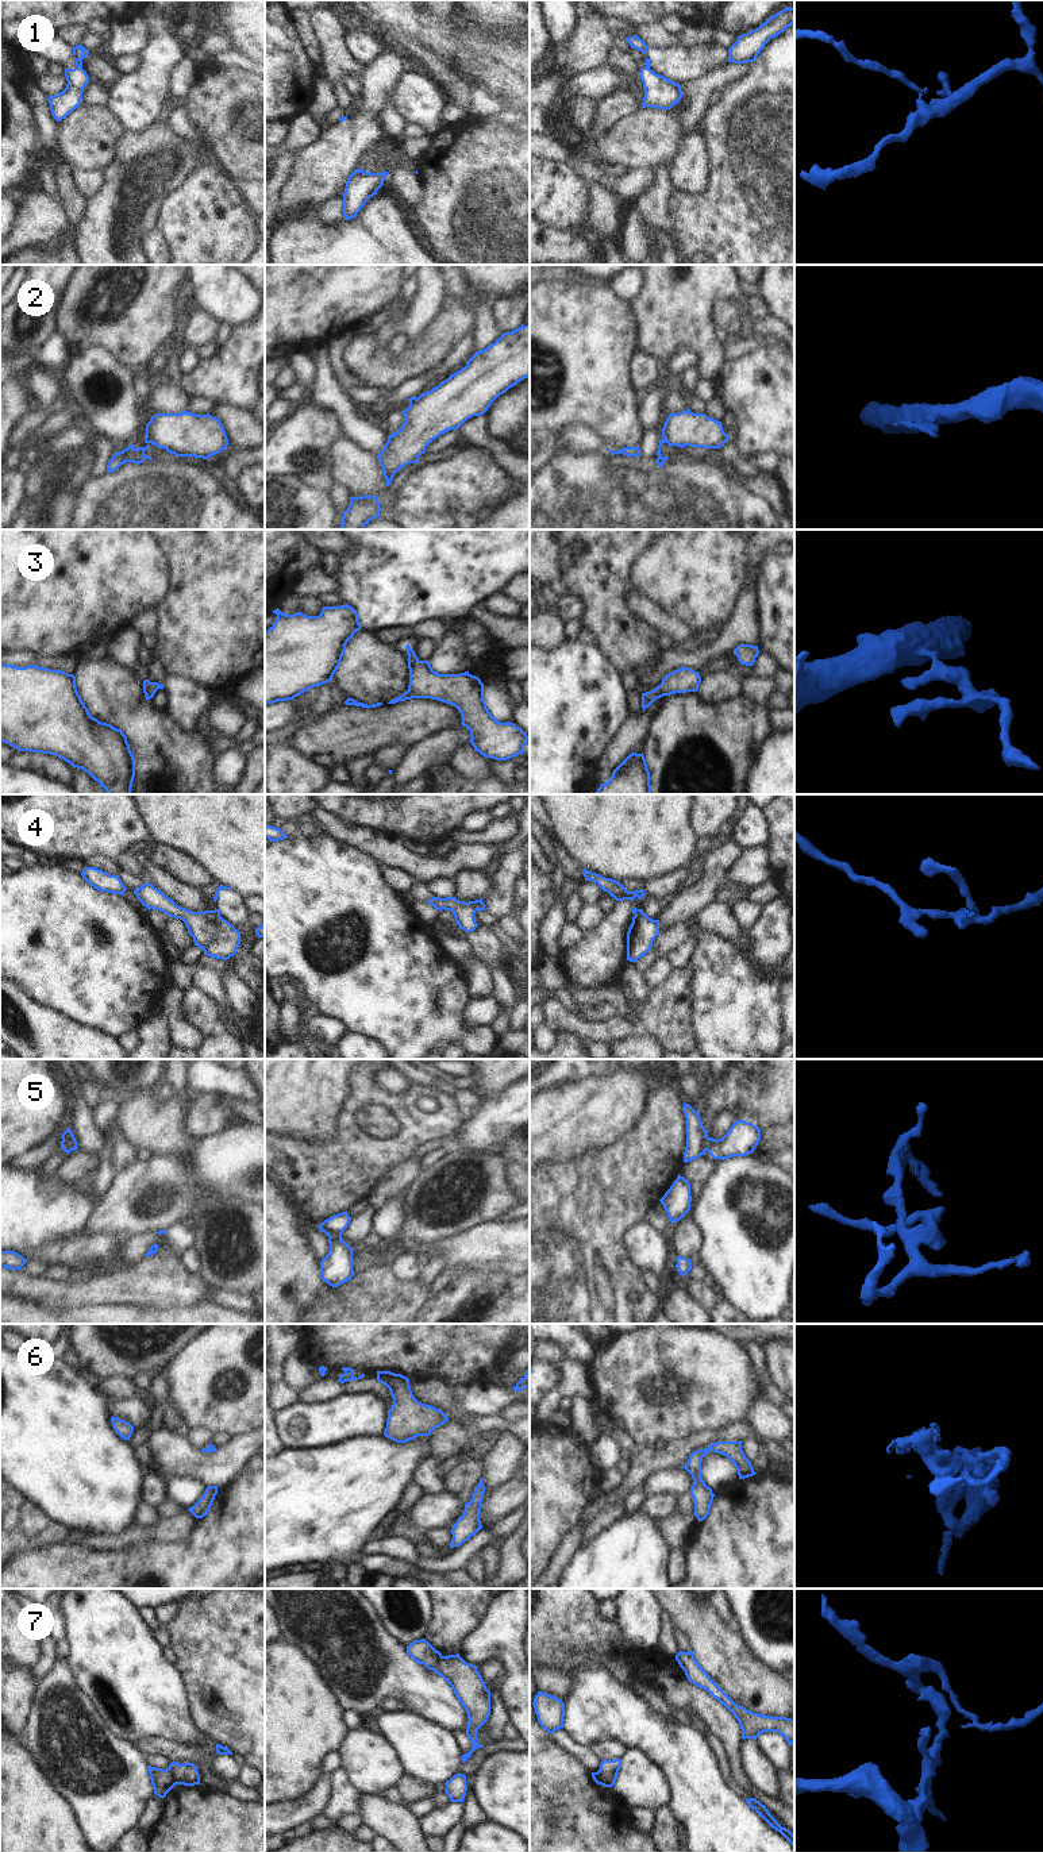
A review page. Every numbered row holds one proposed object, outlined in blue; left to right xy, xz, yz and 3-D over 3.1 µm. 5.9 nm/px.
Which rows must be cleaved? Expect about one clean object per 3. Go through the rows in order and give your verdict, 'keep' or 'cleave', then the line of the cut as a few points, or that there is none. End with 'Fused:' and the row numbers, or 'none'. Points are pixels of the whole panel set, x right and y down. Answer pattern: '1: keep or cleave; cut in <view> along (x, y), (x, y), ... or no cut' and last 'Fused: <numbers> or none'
1: cleave; cut in xy along (77, 65), (81, 68)
2: cleave; cut in yz along (664, 439), (670, 446)
3: keep; no cut
4: cleave; cut in yz along (642, 911), (635, 915)
5: cleave; cut in xz along (327, 1235), (337, 1233), (341, 1236)
6: keep; no cut
7: cleave; cut in xy along (168, 1768), (174, 1785)
Fused: 1, 2, 4, 5, 7

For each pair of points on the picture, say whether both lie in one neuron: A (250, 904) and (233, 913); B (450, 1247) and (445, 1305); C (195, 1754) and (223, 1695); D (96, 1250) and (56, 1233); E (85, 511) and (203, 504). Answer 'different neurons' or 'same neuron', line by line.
A: different neurons
B: different neurons
C: different neurons
D: same neuron
E: same neuron

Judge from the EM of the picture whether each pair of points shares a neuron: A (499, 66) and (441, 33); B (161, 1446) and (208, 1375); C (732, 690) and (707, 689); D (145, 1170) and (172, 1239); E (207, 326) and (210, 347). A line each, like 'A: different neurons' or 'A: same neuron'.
A: same neuron
B: different neurons
C: same neuron
D: different neurons
E: different neurons

